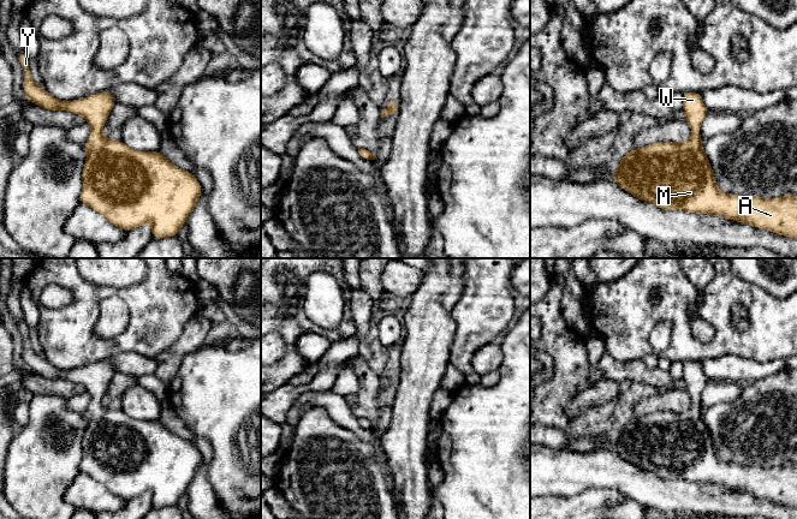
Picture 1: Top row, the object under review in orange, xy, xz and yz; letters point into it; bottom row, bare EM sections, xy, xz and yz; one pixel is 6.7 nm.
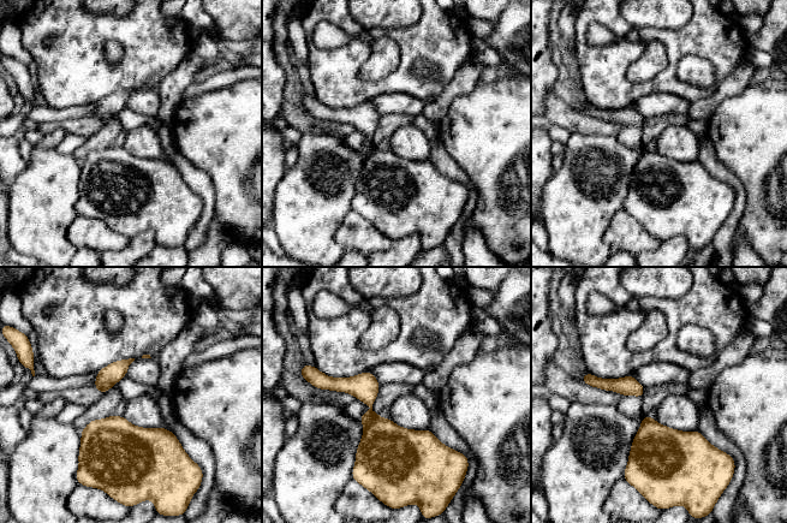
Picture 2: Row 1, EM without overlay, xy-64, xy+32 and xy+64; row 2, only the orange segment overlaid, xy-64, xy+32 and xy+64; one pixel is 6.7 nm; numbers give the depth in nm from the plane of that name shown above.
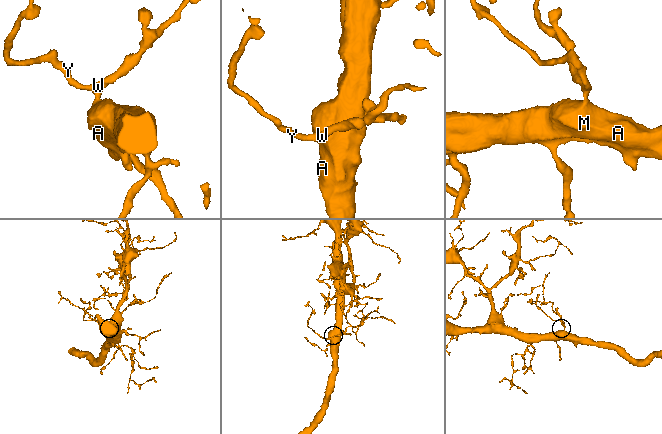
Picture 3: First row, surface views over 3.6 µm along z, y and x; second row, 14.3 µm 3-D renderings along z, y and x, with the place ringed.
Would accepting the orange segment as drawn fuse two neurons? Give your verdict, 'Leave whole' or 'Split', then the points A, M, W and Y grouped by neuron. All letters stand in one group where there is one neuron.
Leave whole. Groups: A M W Y

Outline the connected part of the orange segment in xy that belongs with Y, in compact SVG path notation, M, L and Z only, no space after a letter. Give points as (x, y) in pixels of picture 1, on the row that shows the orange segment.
M24 54L19 55L19 62L25 68L23 89L28 101L48 111L61 109L82 115L93 130L84 143L87 161L82 172L83 189L79 202L125 232L150 222L154 239L177 237L202 193L202 186L194 174L171 163L159 150L135 150L123 141L102 136L100 132L117 105L108 90L81 100L59 101L32 80L28 58Z

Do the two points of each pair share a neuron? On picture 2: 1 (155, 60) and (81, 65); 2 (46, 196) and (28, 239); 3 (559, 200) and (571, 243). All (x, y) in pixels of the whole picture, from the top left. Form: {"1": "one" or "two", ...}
{"1": "one", "2": "one", "3": "one"}

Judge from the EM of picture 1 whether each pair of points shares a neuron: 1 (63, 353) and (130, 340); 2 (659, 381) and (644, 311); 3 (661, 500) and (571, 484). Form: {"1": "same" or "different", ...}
{"1": "same", "2": "different", "3": "same"}

